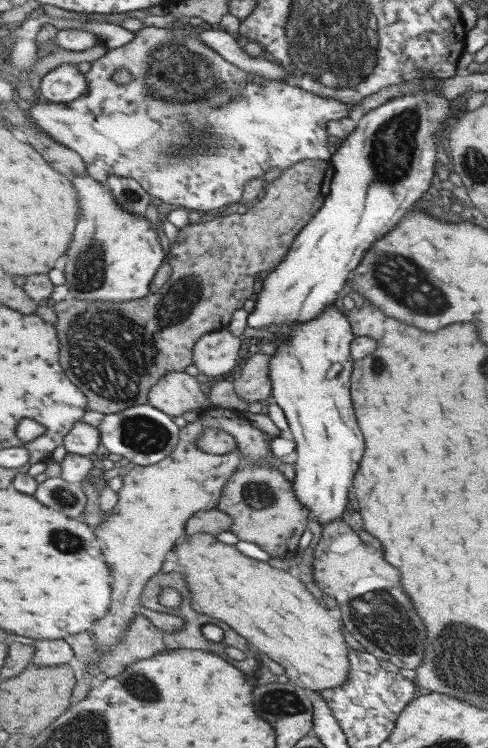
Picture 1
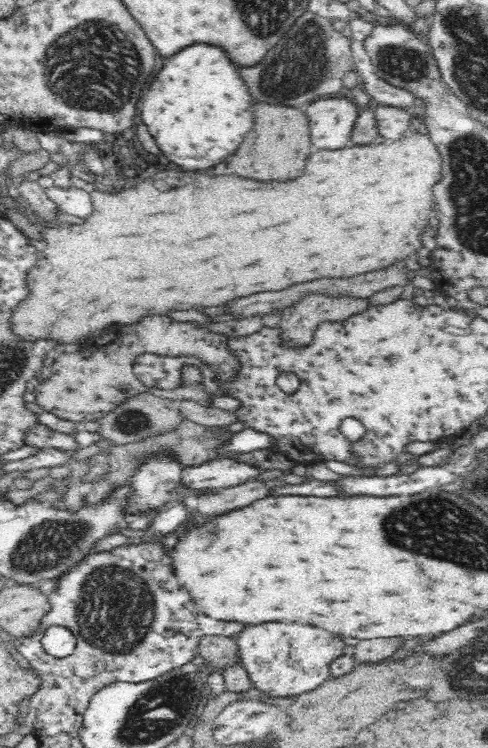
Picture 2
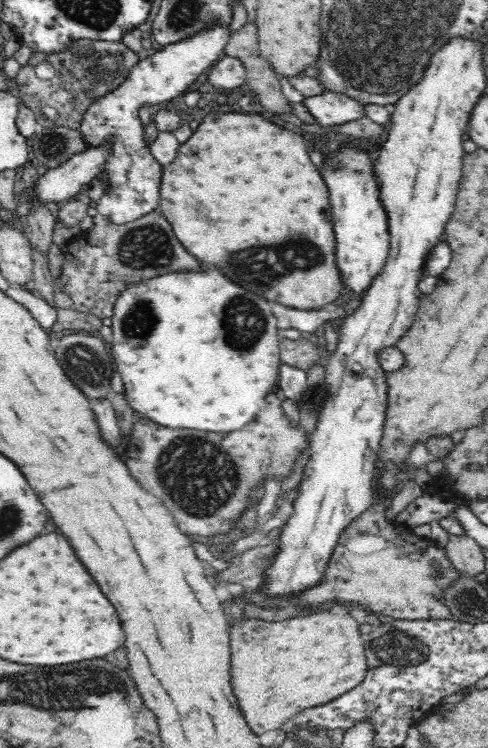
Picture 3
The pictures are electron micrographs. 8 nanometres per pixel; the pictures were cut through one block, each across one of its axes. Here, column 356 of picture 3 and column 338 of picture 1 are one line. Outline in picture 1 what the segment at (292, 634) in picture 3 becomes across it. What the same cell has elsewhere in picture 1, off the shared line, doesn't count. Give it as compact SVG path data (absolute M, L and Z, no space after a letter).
M209 533L184 536L171 557L186 576L192 607L201 614L225 620L284 667L290 681L315 692L346 683L351 663L350 648L341 630L343 622L329 616L295 571L269 566L267 561L251 558Z

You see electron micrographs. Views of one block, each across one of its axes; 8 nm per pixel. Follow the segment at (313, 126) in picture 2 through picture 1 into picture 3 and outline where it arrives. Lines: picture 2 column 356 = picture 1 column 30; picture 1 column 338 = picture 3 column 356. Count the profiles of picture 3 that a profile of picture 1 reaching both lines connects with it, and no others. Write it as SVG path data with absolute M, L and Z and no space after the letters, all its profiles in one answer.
M327 90L320 96L306 97L303 103L320 126L326 128L342 126L366 117L364 105L354 97L341 92Z

